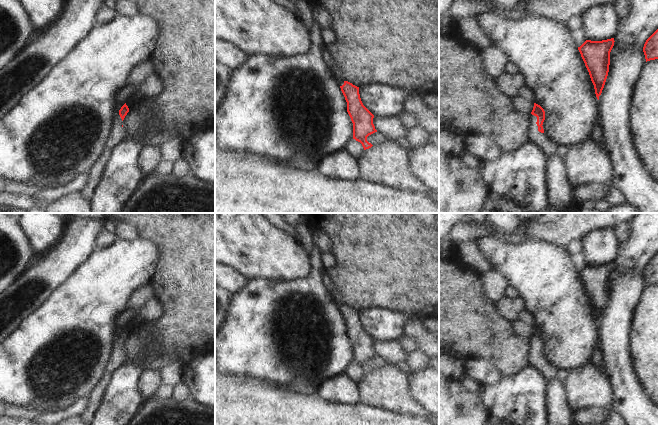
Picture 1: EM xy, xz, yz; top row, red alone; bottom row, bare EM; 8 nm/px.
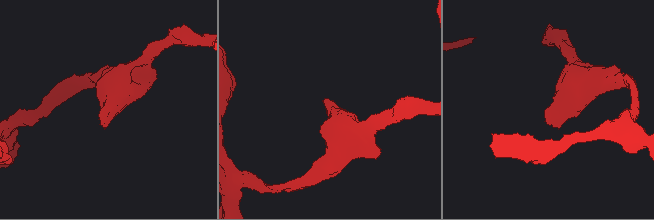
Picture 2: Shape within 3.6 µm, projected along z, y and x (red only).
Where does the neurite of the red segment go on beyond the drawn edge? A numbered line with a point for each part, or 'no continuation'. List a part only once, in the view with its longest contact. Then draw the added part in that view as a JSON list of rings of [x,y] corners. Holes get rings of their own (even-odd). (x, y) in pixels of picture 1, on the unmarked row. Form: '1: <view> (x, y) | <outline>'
1: yz (548, 371) | [[[530,338],[528,354],[529,365],[536,367],[539,372],[542,373],[543,378],[548,383],[551,379],[557,376],[558,369],[555,368],[545,357],[538,355],[536,346],[537,341]]]

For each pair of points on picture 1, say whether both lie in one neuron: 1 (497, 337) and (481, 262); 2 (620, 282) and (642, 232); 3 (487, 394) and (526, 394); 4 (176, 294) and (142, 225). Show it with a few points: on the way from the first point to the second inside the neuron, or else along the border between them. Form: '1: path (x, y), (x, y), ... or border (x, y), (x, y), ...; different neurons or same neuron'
1: border (460, 262), (480, 273); different neurons
2: path (628, 270), (633, 255), (642, 244); same neuron
3: path (497, 394), (516, 394); same neuron
4: path (176, 276), (176, 255), (160, 239); same neuron

